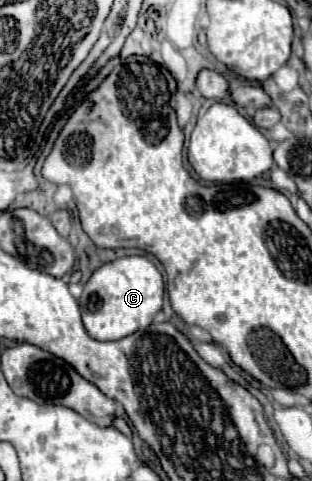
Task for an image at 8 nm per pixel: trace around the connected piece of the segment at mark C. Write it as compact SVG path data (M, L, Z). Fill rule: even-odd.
M143 255L121 257L99 267L85 283L79 307L87 333L97 341L117 341L135 331L147 329L163 305L163 277L159 269Z

